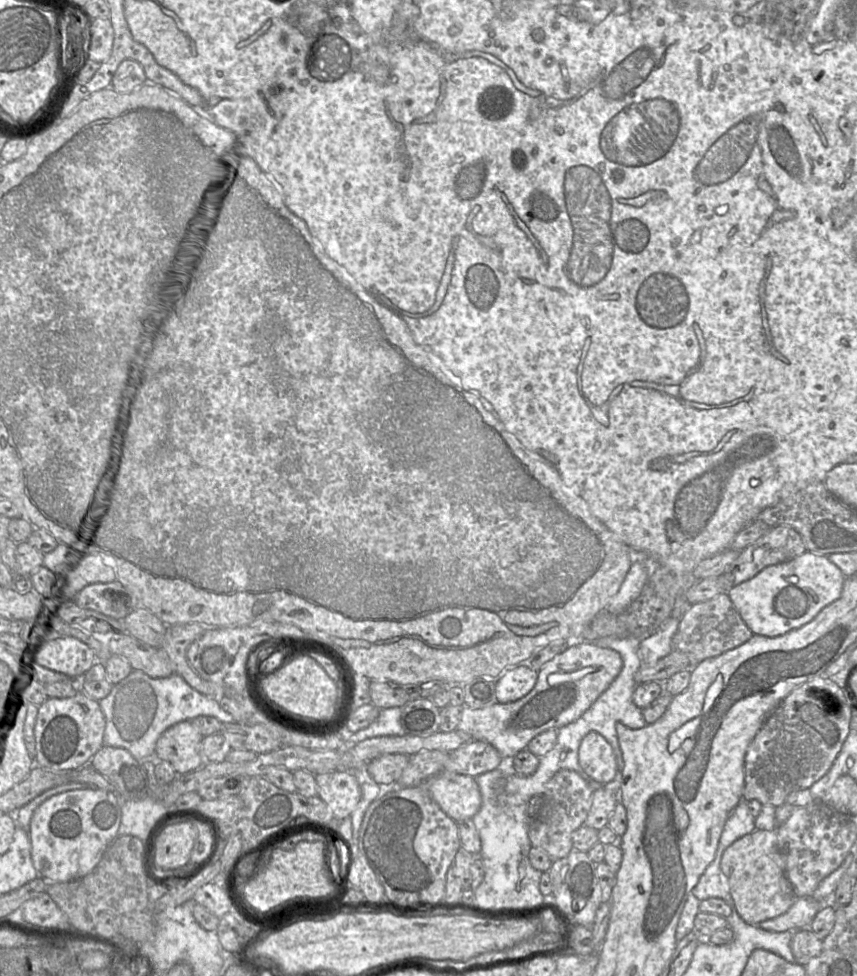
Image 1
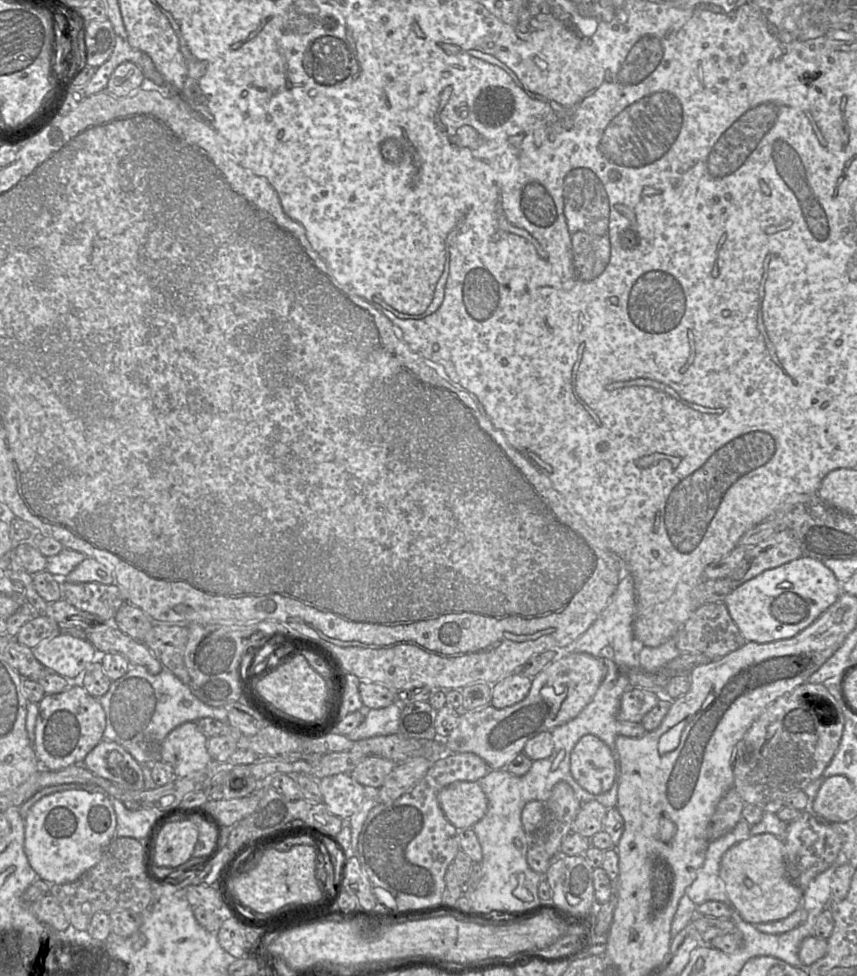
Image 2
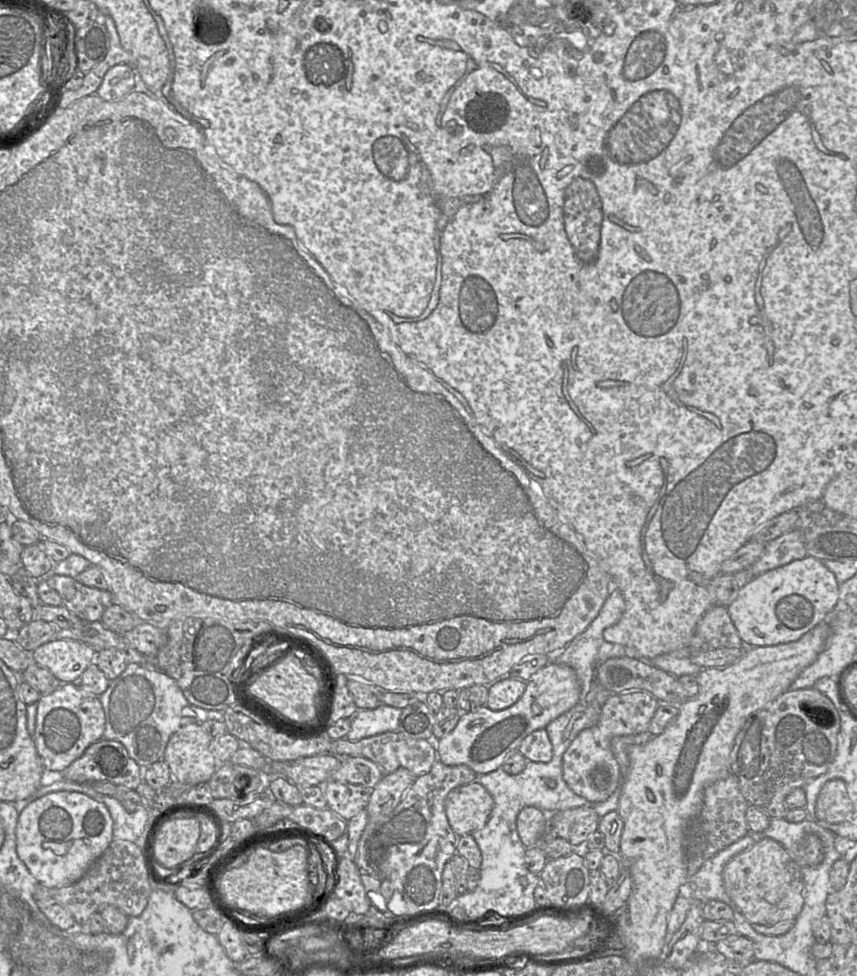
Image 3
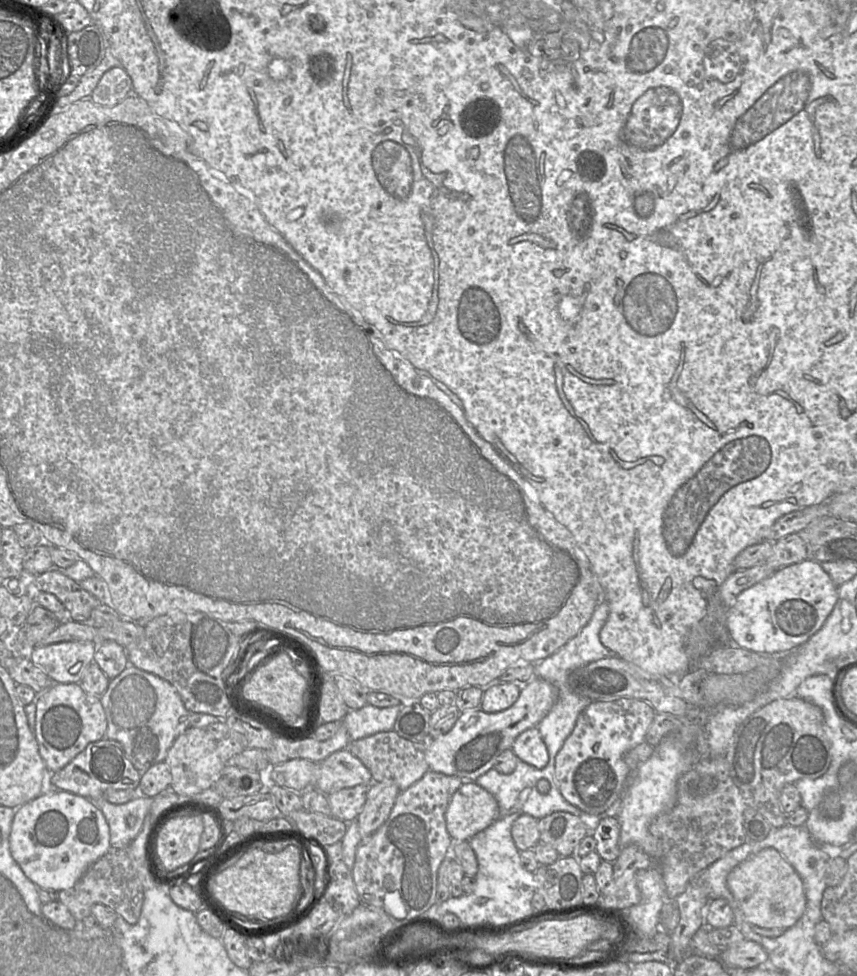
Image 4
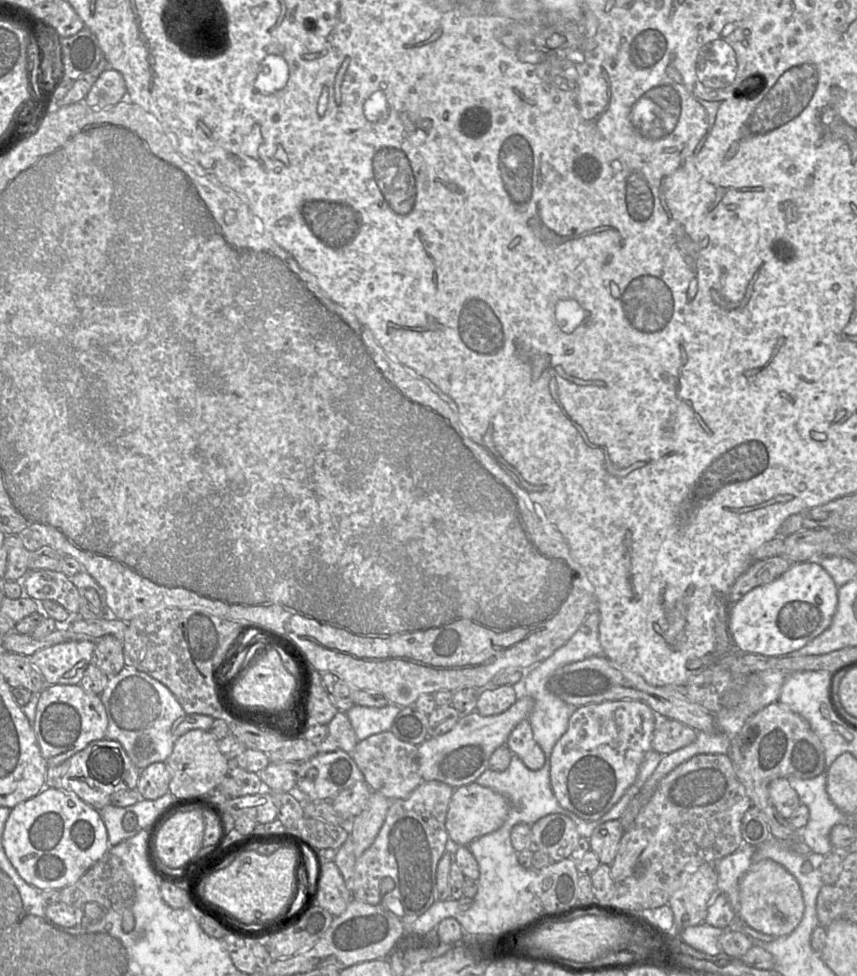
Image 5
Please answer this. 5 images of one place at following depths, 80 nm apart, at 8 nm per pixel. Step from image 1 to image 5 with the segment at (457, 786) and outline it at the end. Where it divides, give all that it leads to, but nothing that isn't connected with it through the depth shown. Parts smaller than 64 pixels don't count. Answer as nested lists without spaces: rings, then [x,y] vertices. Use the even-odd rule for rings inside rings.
[[[473,782],[454,789],[445,827],[451,841],[459,846],[467,846],[479,837],[499,829],[507,819],[509,811],[510,804],[503,795]]]

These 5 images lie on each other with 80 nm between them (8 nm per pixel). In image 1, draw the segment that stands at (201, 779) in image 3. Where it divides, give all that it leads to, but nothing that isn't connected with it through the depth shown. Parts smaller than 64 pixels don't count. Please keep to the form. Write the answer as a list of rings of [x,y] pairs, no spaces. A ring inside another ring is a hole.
[[[191,721],[179,722],[159,737],[155,757],[168,761],[178,775],[187,774],[204,764],[202,740],[203,736]]]

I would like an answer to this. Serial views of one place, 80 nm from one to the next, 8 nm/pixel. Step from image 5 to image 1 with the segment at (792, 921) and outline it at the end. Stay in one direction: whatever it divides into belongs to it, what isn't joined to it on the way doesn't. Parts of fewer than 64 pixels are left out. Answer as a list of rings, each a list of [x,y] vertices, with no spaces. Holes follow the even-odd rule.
[[[755,830],[735,841],[722,855],[721,870],[728,880],[738,914],[750,925],[782,915],[797,899],[784,870],[776,830]]]

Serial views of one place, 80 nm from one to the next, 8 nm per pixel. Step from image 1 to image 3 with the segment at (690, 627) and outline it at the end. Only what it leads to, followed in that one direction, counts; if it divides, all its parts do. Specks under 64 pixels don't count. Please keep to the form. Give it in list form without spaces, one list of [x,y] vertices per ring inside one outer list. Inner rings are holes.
[[[714,605],[697,623],[689,645],[689,655],[693,652],[725,648],[743,648],[743,642],[723,605]]]

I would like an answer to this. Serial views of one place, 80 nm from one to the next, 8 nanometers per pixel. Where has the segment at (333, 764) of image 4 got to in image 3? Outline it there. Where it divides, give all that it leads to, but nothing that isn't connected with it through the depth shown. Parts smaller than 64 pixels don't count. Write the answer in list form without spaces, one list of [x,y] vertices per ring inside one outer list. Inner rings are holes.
[[[364,757],[341,758],[341,766],[330,780],[373,788],[383,777],[380,767]]]

